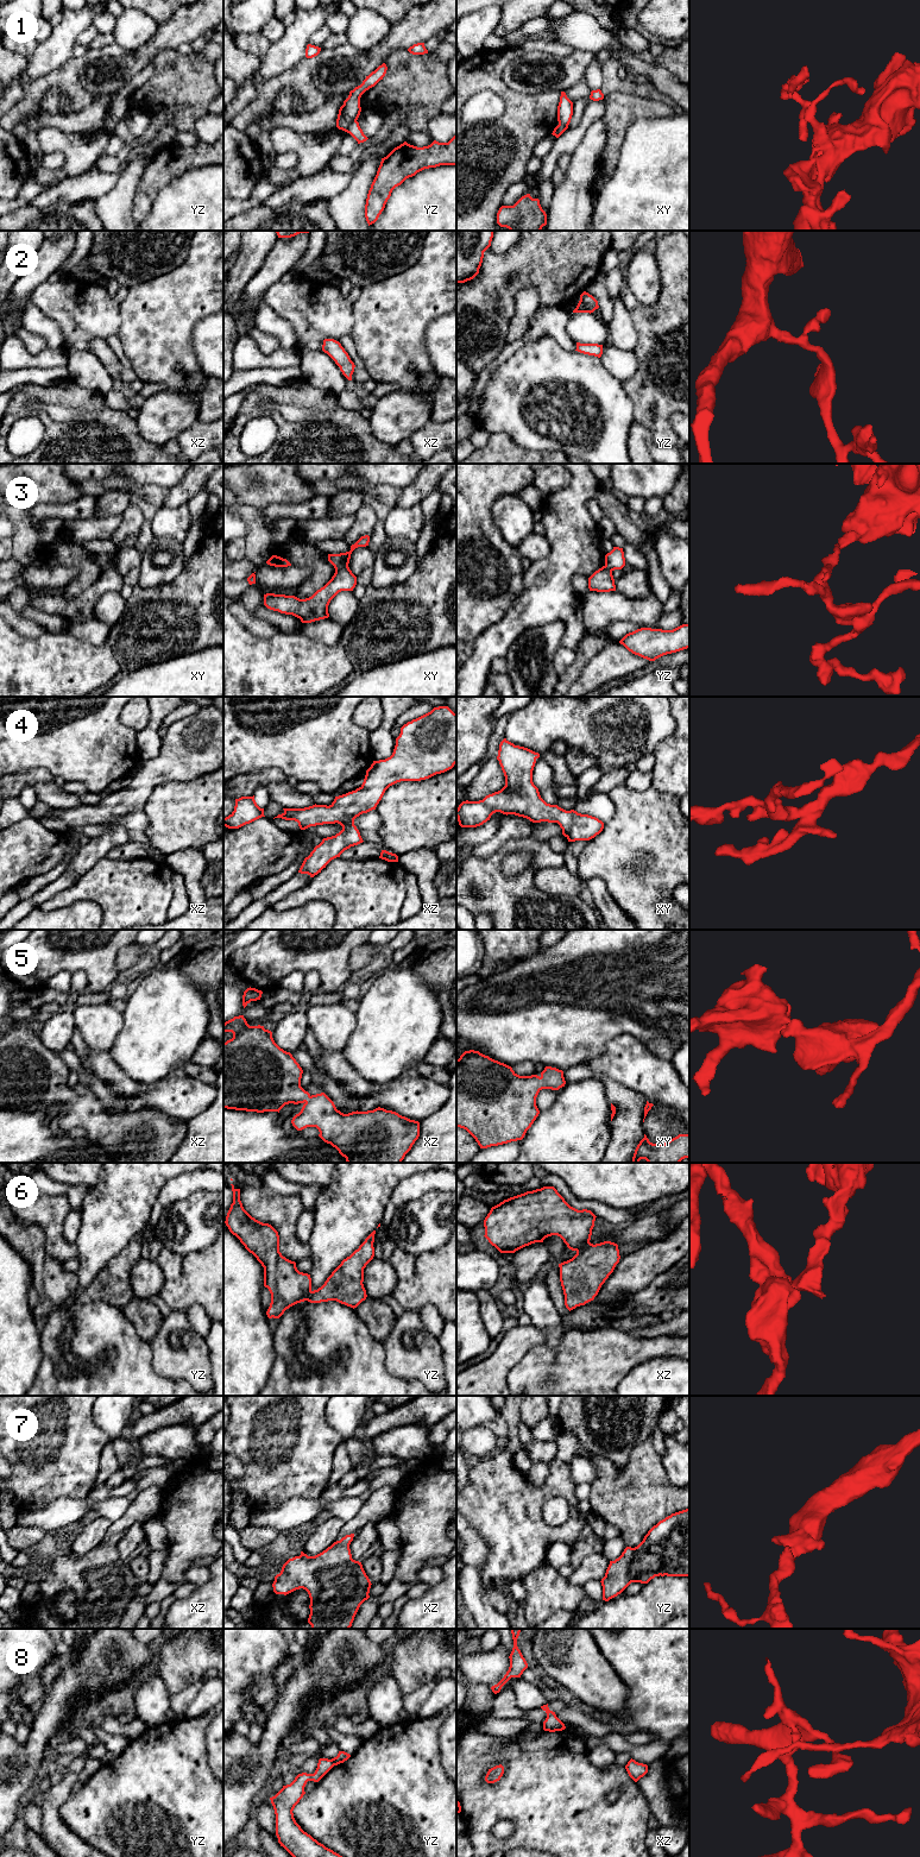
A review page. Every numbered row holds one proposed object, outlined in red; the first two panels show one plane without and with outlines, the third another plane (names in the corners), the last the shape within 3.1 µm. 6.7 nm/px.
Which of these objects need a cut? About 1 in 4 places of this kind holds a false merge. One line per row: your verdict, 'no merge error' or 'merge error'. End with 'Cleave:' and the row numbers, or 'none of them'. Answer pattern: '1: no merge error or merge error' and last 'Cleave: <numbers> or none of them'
1: merge error
2: no merge error
3: merge error
4: no merge error
5: no merge error
6: merge error
7: no merge error
8: no merge error
Cleave: 1, 3, 6

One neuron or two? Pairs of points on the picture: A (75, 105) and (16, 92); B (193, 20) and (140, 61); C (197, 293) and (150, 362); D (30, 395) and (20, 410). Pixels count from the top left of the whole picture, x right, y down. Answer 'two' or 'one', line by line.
A: two
B: one
C: one
D: one

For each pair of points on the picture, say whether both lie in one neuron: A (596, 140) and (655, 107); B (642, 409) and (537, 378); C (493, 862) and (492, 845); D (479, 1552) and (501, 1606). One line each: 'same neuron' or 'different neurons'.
A: different neurons
B: different neurons
C: different neurons
D: different neurons

